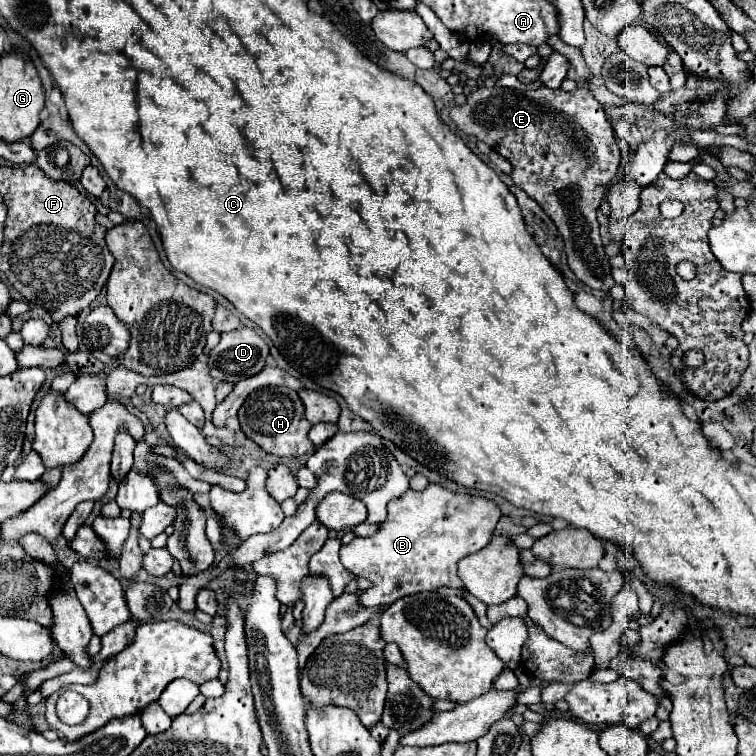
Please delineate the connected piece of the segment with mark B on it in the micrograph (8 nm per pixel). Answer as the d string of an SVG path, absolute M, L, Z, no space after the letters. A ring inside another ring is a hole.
M429 484L425 490L407 490L397 500L389 502L387 520L379 526L379 530L371 536L355 536L351 544L341 548L341 562L347 570L355 576L363 576L373 582L373 586L359 596L359 604L365 608L387 608L395 600L417 594L417 592L435 592L443 586L447 588L463 588L457 576L457 562L469 554L479 552L485 548L493 536L495 524L501 518L501 510L493 500L471 496L471 494L457 494L447 490L441 484Z

